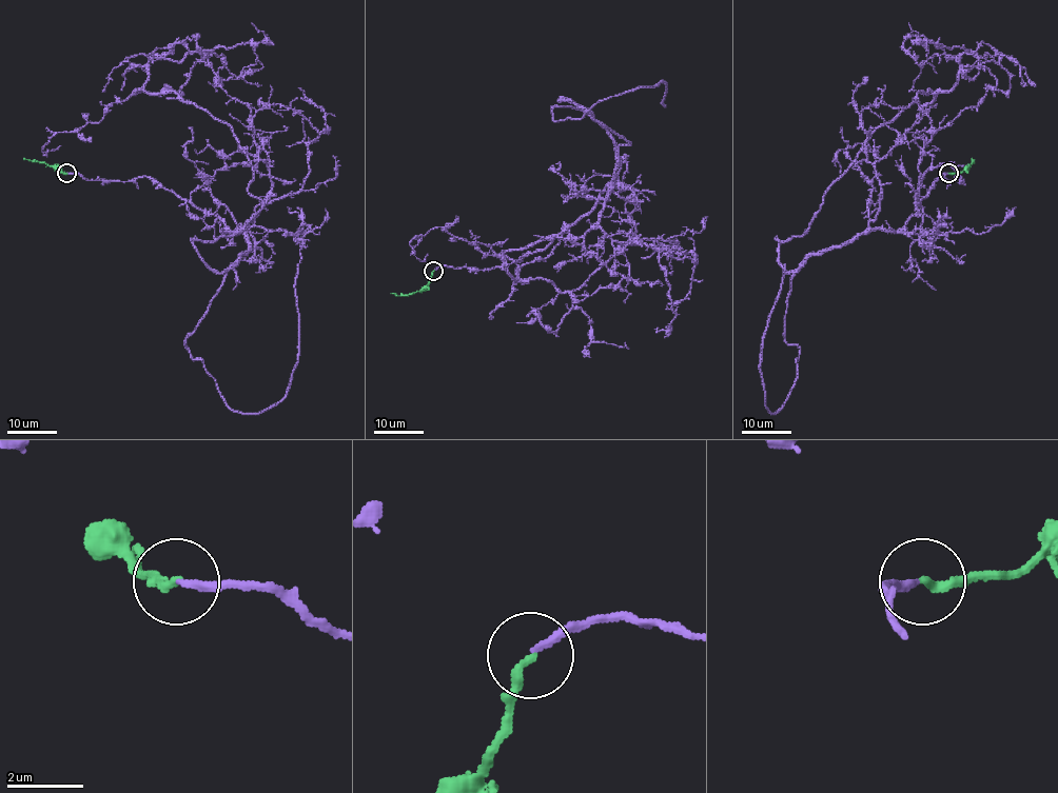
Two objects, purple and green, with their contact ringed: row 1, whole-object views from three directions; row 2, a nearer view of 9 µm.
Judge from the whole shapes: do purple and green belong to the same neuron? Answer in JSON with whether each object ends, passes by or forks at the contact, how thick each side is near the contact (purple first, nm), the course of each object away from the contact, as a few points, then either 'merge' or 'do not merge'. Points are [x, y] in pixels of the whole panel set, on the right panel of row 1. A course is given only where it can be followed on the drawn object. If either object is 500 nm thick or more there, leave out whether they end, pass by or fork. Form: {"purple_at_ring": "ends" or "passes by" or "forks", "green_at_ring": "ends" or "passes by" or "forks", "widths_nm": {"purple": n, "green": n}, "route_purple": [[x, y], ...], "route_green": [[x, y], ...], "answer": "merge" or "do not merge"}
{"purple_at_ring": "ends", "green_at_ring": "ends", "widths_nm": {"purple": 190, "green": 220}, "route_purple": [[948, 173], [900, 231], [869, 225], [864, 141], [948, 92], [971, 51], [928, 42], [937, 73]], "route_green": [[949, 173], [960, 173], [974, 160], [972, 158]], "answer": "merge"}

